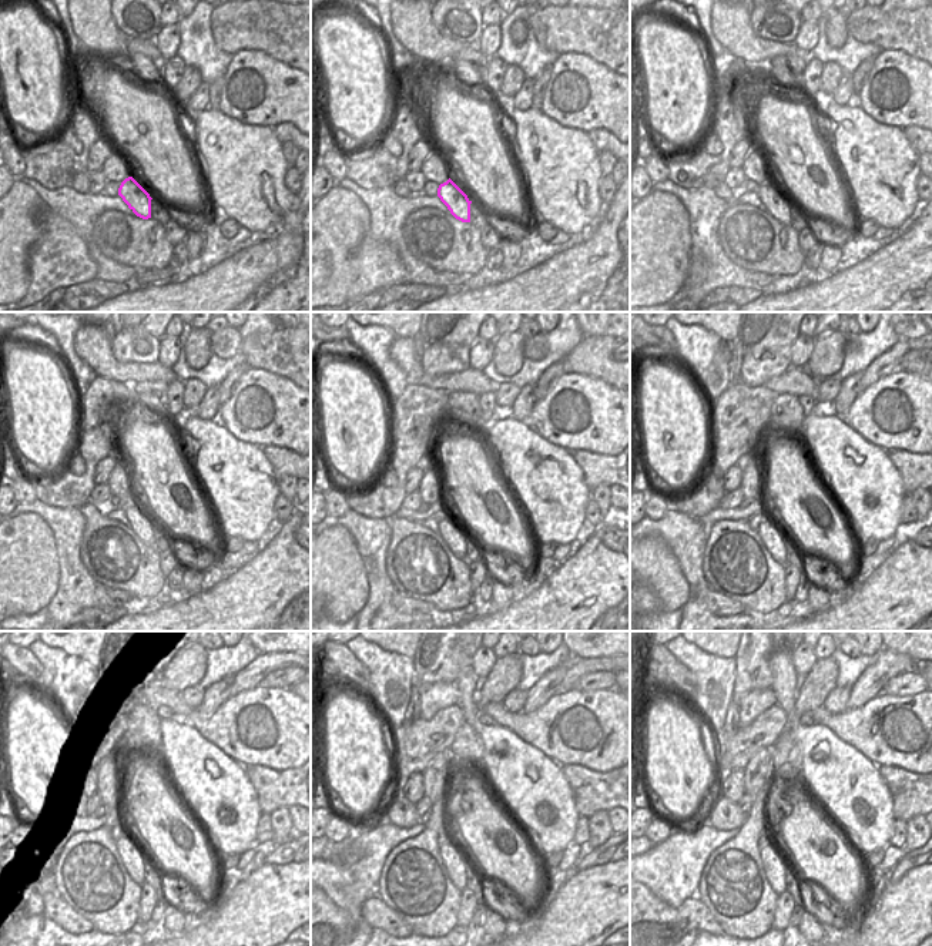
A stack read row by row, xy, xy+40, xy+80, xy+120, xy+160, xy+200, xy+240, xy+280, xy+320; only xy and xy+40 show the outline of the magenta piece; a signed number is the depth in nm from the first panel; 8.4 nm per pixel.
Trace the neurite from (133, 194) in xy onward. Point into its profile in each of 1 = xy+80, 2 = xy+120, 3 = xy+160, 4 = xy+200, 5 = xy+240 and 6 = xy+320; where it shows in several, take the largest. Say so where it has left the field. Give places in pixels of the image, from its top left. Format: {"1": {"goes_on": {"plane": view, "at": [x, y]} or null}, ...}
{"1": {"goes_on": {"plane": "xy+80", "at": [777, 205]}}, "2": {"goes_on": {"plane": "xy+120", "at": [143, 530]}}, "3": {"goes_on": {"plane": "xy+160", "at": [456, 540]}}, "4": {"goes_on": {"plane": "xy+200", "at": [771, 536]}}, "5": {"goes_on": {"plane": "xy+240", "at": [134, 861]}}, "6": {"goes_on": {"plane": "xy+320", "at": [774, 865]}}}

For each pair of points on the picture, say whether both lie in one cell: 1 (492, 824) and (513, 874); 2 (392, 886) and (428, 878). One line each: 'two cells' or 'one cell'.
1: one cell
2: one cell

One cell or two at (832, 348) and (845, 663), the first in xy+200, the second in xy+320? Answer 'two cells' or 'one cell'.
two cells

